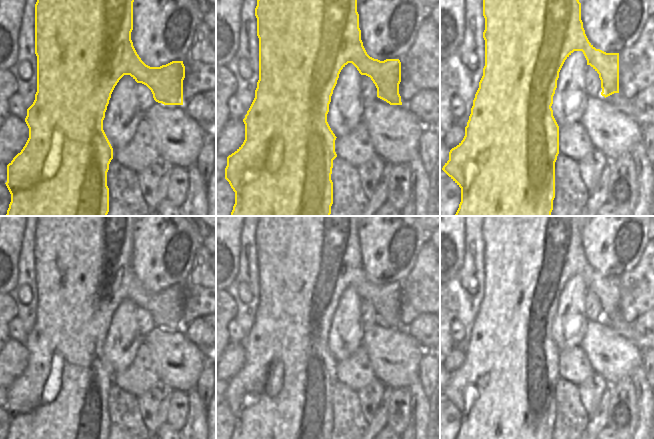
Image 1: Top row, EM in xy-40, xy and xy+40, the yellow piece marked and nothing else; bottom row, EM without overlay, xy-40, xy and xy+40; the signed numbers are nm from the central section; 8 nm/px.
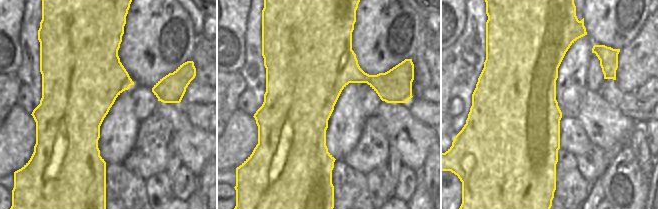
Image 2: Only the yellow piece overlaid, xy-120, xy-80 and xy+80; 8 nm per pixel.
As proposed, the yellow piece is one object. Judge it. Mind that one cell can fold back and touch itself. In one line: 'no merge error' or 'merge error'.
no merge error

